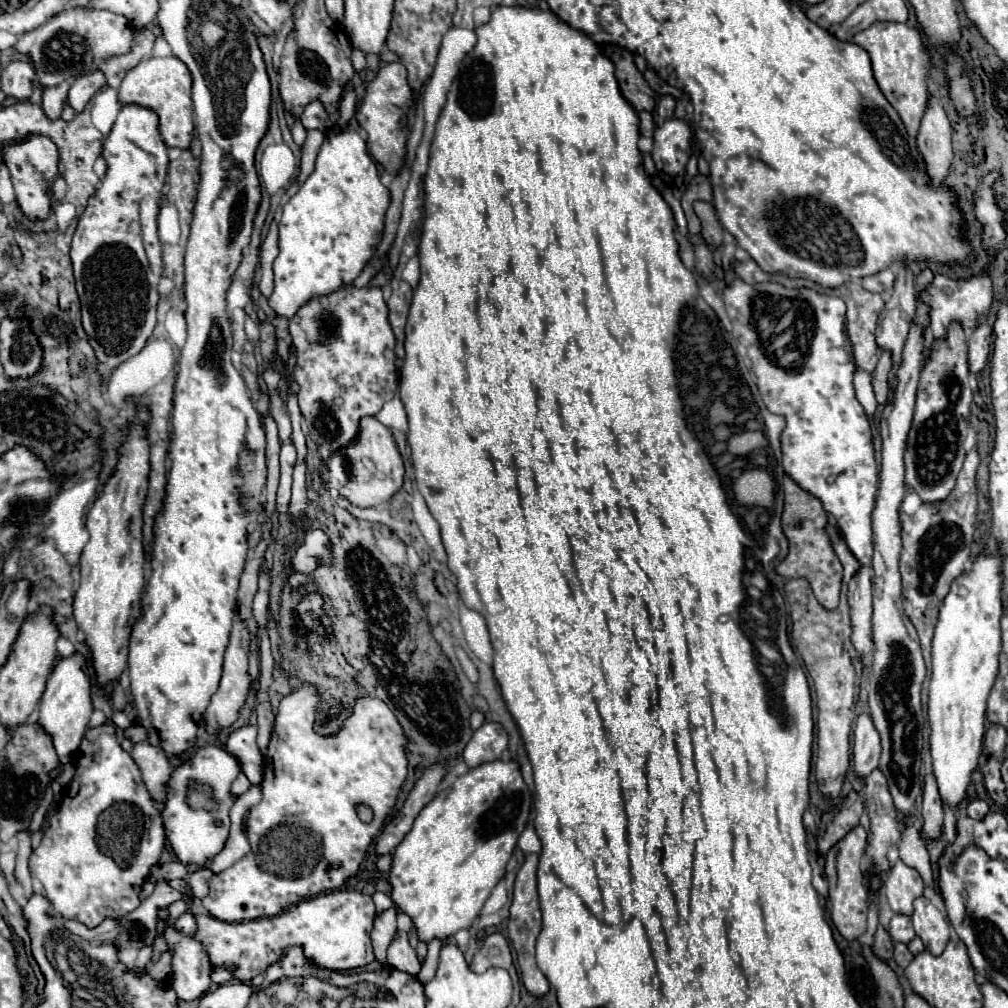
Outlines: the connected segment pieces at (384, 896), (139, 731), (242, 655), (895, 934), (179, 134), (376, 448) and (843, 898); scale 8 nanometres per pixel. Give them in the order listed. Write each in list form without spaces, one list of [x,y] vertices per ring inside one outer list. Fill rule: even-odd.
[[[376,892],[373,894],[373,901],[377,910],[377,913],[382,913],[390,907],[395,907],[395,903],[391,899],[388,893]]]
[[[136,724],[126,729],[122,737],[130,739],[135,744],[147,740],[148,733],[146,728]]]
[[[237,618],[233,622],[231,642],[229,642],[227,652],[225,652],[223,676],[221,676],[219,690],[211,696],[211,702],[203,714],[203,724],[205,724],[207,732],[219,732],[223,726],[231,726],[237,720],[237,714],[239,714],[239,710],[247,698],[249,686],[251,686],[251,676],[249,676],[249,644],[251,644],[251,640],[253,640],[253,636],[251,636],[247,624]]]
[[[895,914],[891,918],[891,924],[889,924],[889,934],[891,934],[891,938],[895,942],[909,944],[915,938],[915,930],[913,930],[913,924],[911,924],[911,916]]]
[[[171,56],[171,58],[147,58],[141,60],[133,70],[127,72],[119,86],[119,102],[137,102],[139,106],[149,106],[159,116],[159,130],[163,142],[171,148],[189,148],[193,138],[193,100],[191,100],[191,74],[187,66]]]
[[[375,416],[361,418],[357,438],[349,446],[335,450],[329,456],[321,478],[329,490],[337,490],[339,496],[357,508],[373,508],[381,502],[391,500],[391,496],[401,490],[405,478],[405,466],[391,430]]]
[[[857,826],[827,852],[827,860],[825,860],[825,874],[827,874],[827,882],[829,882],[831,920],[837,926],[837,930],[843,934],[845,940],[855,940],[867,930],[869,890],[865,886],[865,876],[863,876],[863,868],[861,868],[861,860],[865,856],[865,846],[867,846],[867,832],[863,826]]]

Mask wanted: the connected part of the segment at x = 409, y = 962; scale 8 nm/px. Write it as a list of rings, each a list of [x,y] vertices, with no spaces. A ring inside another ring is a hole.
[[[397,932],[395,940],[391,942],[391,946],[387,948],[387,962],[403,972],[409,972],[413,976],[419,974],[421,970],[421,962],[417,958],[417,952],[413,950],[411,942],[409,942],[409,934],[407,932]]]

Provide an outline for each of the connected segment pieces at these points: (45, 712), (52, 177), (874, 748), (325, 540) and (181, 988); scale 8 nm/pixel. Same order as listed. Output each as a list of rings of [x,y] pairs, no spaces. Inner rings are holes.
[[[79,652],[59,660],[47,680],[47,688],[41,696],[41,710],[39,710],[39,724],[45,728],[45,732],[51,734],[57,756],[61,764],[71,762],[73,754],[79,748],[79,742],[87,730],[87,722],[93,714],[93,702],[91,702],[91,664],[87,658]]]
[[[27,134],[21,142],[9,142],[9,146],[5,146],[3,154],[3,162],[11,172],[11,180],[15,186],[15,196],[17,202],[23,210],[23,214],[29,220],[45,220],[51,214],[51,204],[53,204],[53,196],[51,196],[51,188],[53,182],[61,176],[59,174],[59,154],[57,154],[57,146],[53,146],[51,138],[45,138],[43,134]]]
[[[859,714],[853,742],[855,742],[853,746],[855,770],[861,778],[865,778],[873,768],[879,766],[879,754],[881,754],[881,740],[877,728],[873,726],[871,714]]]
[[[309,530],[305,534],[305,540],[301,542],[301,546],[295,550],[295,556],[291,560],[291,574],[287,578],[287,584],[297,590],[301,586],[307,584],[307,578],[317,570],[317,566],[321,564],[329,564],[333,558],[329,558],[331,554],[331,542],[329,536],[323,530]]]
[[[169,924],[163,932],[169,948],[171,948],[171,964],[173,964],[173,980],[171,986],[177,992],[179,1000],[195,1000],[211,988],[211,972],[213,964],[209,962],[209,954],[205,954],[205,946],[195,938],[177,932],[173,924]]]

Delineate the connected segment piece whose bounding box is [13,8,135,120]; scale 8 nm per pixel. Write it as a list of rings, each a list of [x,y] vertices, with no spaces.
[[[65,8],[59,14],[55,14],[47,24],[23,34],[13,48],[15,52],[27,56],[33,64],[33,70],[43,90],[41,106],[47,118],[55,120],[61,116],[71,84],[77,78],[91,74],[93,70],[99,70],[101,64],[109,58],[127,54],[133,46],[133,34],[135,32],[131,24],[121,14],[93,8]]]

